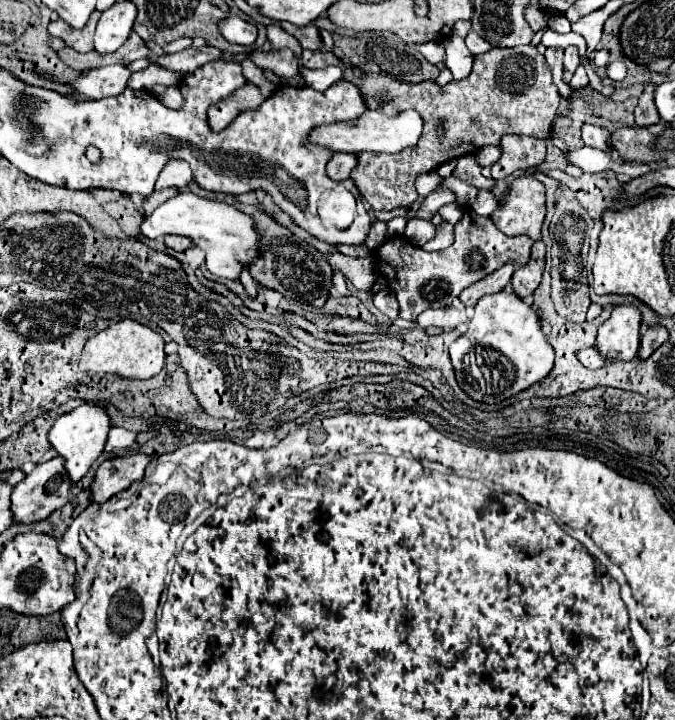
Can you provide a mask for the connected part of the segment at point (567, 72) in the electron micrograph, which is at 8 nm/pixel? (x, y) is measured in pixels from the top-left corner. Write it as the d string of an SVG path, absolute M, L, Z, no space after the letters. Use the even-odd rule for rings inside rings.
M567 47L565 49L565 59L563 59L563 81L569 83L569 79L573 77L575 69L579 67L579 55L577 55L577 47Z

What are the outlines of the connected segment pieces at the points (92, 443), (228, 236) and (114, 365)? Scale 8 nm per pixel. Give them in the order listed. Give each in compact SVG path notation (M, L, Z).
M85 403L79 409L71 411L67 415L61 415L53 423L53 427L49 429L47 441L57 451L57 455L61 455L65 459L65 471L73 483L77 483L89 471L91 463L103 453L109 429L111 429L111 425L109 425L109 417L105 413L105 409L99 405L93 405L93 403Z
M191 191L179 193L157 207L153 215L141 223L141 233L149 239L163 235L191 237L191 241L205 253L207 271L221 279L239 279L239 273L259 257L259 233L255 231L251 215L245 215L229 203L211 201Z
M121 319L119 323L113 323L107 329L93 335L91 339L87 339L79 361L79 369L113 373L123 379L149 379L163 369L163 363L165 363L163 347L165 347L165 341L161 339L159 333L151 331L149 327L133 319Z

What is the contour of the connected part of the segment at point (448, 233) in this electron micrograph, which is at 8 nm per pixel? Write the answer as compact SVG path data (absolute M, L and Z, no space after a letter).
M443 223L441 227L437 227L435 239L425 243L423 249L425 251L443 251L443 249L447 249L451 245L453 245L453 227L449 223Z

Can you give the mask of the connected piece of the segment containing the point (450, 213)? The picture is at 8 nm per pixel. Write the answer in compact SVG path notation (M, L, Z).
M455 202L442 206L438 213L446 222L457 223L462 217L463 208L461 205Z

